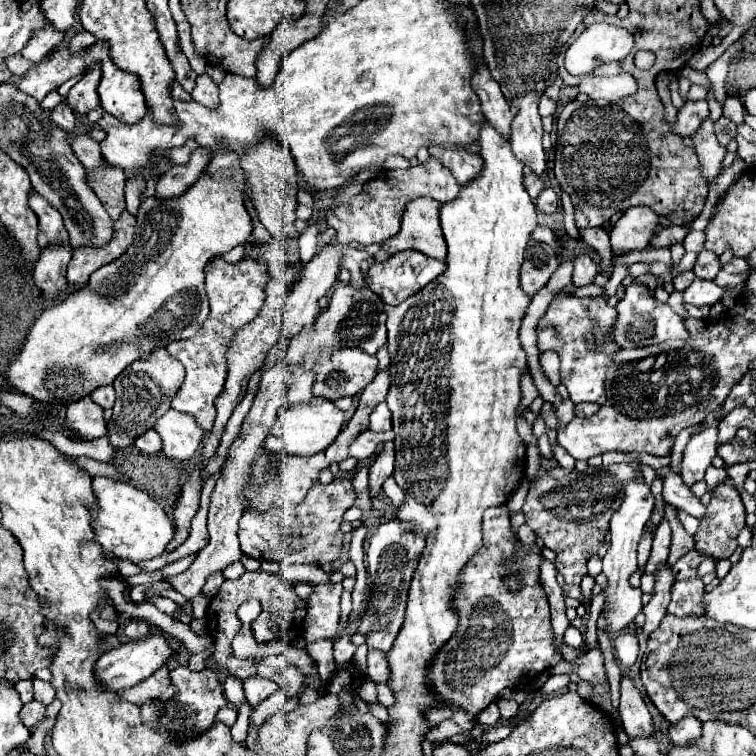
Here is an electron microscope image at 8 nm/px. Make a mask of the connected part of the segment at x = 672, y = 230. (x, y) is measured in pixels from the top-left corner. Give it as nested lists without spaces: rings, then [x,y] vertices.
[[[666,227],[652,237],[650,245],[652,247],[672,247],[676,243],[682,243],[686,235],[688,235],[688,227]]]

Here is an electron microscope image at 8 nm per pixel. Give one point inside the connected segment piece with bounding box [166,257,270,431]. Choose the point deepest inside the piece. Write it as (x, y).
(235, 290)

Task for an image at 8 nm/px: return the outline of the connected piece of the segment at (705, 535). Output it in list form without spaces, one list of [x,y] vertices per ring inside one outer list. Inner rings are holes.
[[[722,483],[714,489],[708,505],[710,517],[700,521],[694,535],[694,549],[712,559],[730,559],[738,547],[736,537],[746,525],[746,511],[734,485]]]

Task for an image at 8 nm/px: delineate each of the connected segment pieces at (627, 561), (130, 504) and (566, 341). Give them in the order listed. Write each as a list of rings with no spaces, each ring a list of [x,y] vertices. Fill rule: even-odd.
[[[638,461],[632,463],[634,469],[636,469],[636,475],[638,479],[636,481],[630,481],[626,487],[624,487],[624,497],[622,497],[622,505],[620,509],[612,515],[612,521],[610,521],[610,549],[606,553],[606,557],[602,559],[604,563],[604,575],[606,575],[606,587],[604,587],[604,619],[606,619],[606,633],[610,637],[618,635],[620,631],[624,631],[632,621],[634,617],[638,615],[638,611],[642,609],[642,591],[640,589],[634,589],[628,579],[630,575],[638,569],[636,567],[636,547],[638,547],[638,541],[640,541],[640,535],[642,535],[642,529],[646,525],[646,521],[650,519],[650,513],[652,513],[652,507],[654,507],[654,495],[650,493],[648,485],[644,483],[640,471],[638,471]]]
[[[98,475],[92,477],[92,493],[98,503],[98,513],[94,515],[92,529],[96,533],[98,543],[106,551],[132,563],[146,561],[164,553],[168,541],[174,535],[174,525],[166,511],[154,499],[150,499],[140,489],[124,483],[122,479]]]
[[[560,293],[558,297],[554,297],[554,301],[550,303],[546,315],[542,317],[540,325],[538,325],[538,349],[540,351],[548,351],[554,349],[560,355],[560,377],[562,377],[562,385],[568,389],[570,399],[574,403],[582,403],[582,401],[590,401],[590,403],[598,403],[604,405],[606,401],[606,391],[604,391],[604,375],[608,371],[610,365],[610,355],[616,353],[620,347],[614,345],[608,336],[612,325],[617,319],[617,312],[614,307],[606,305],[604,299],[596,297],[596,299],[578,299],[578,297],[570,297]],[[598,323],[602,333],[602,341],[604,347],[602,351],[596,349],[590,351],[586,349],[586,339],[584,333],[592,331],[592,325]]]

